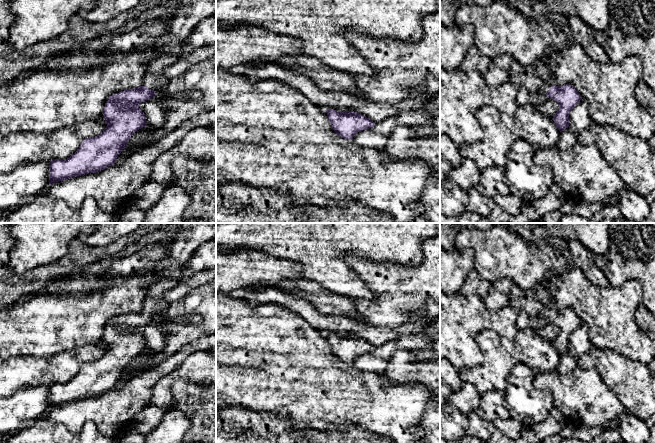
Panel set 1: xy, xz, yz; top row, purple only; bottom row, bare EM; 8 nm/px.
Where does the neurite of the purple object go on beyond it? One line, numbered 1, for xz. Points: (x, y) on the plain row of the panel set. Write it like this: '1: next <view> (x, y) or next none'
1: next none

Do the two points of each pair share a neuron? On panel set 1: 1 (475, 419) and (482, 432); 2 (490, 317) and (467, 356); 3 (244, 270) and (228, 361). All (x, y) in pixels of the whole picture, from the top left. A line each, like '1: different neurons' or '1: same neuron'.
1: same neuron
2: same neuron
3: different neurons

